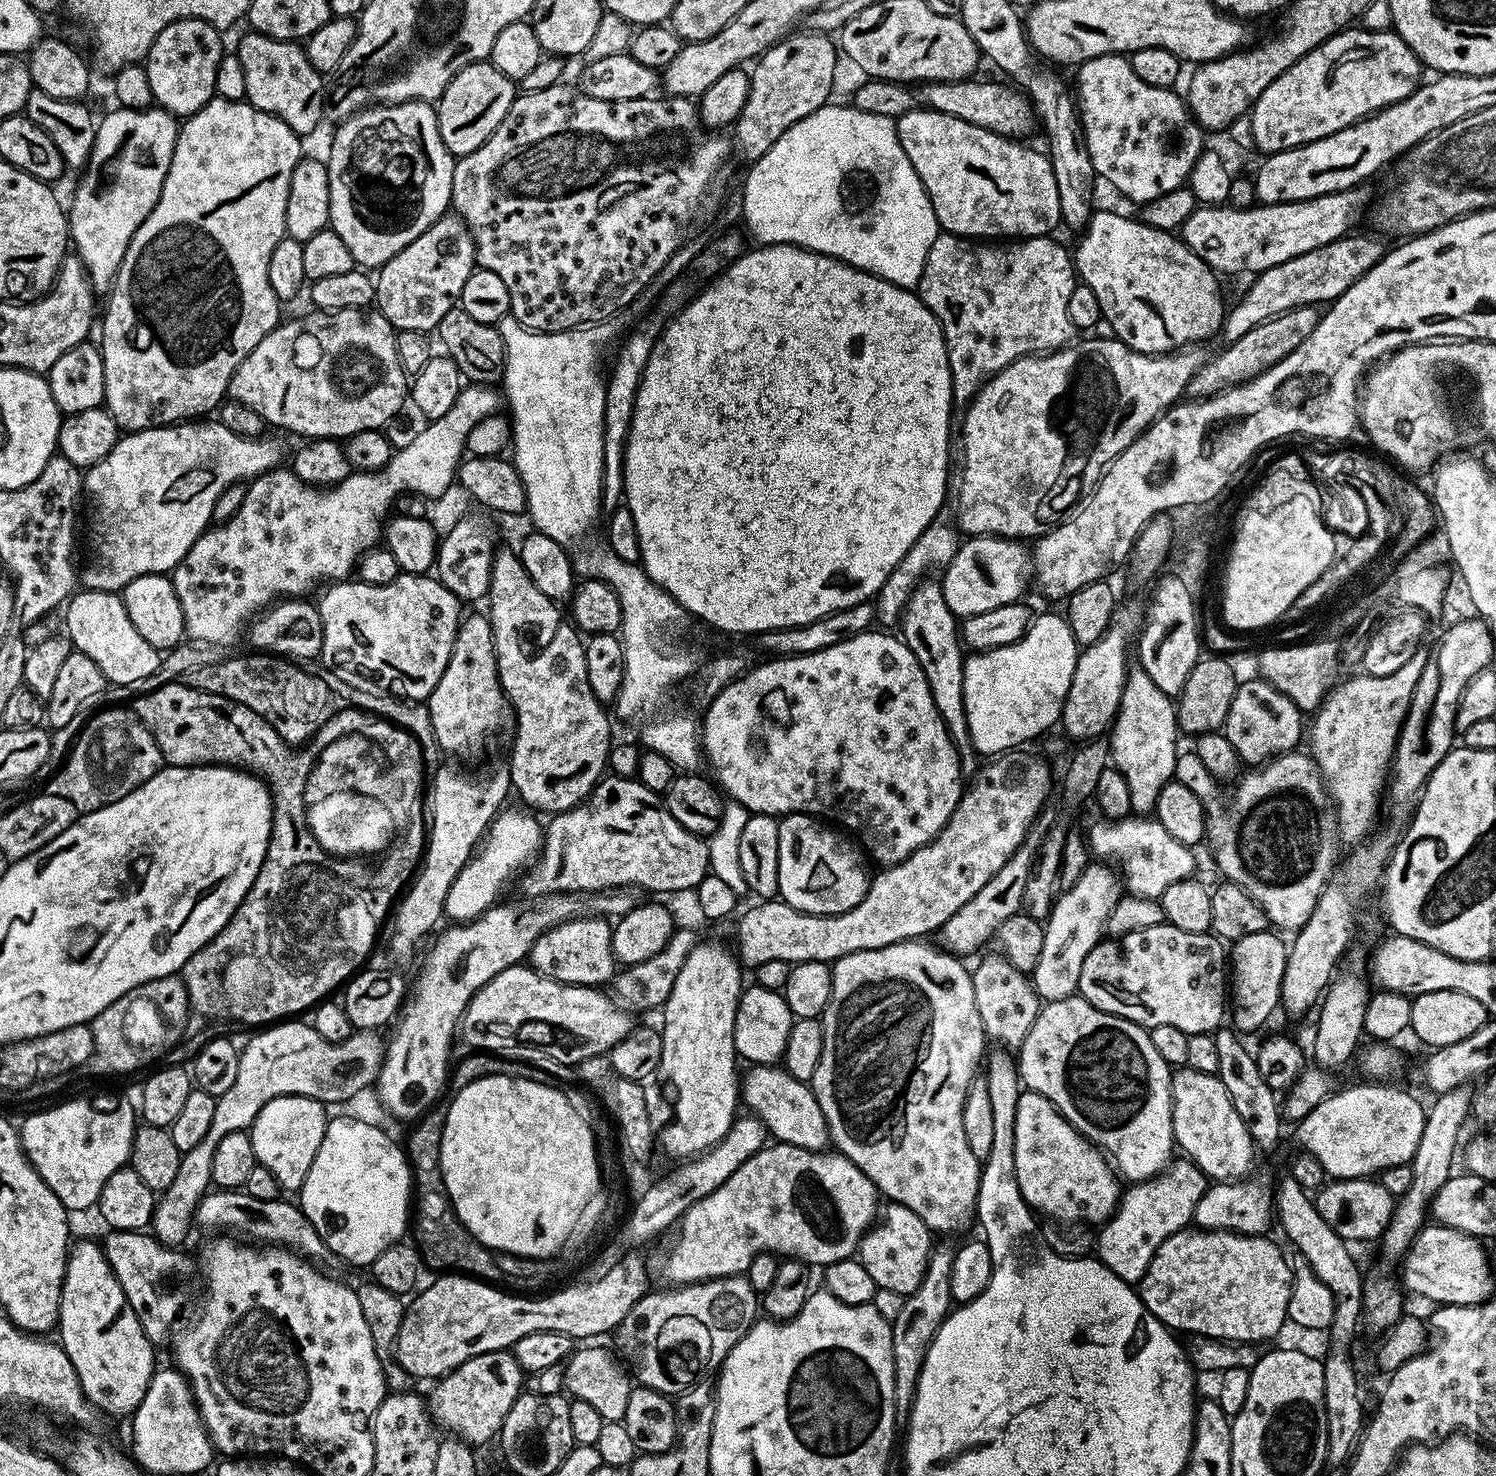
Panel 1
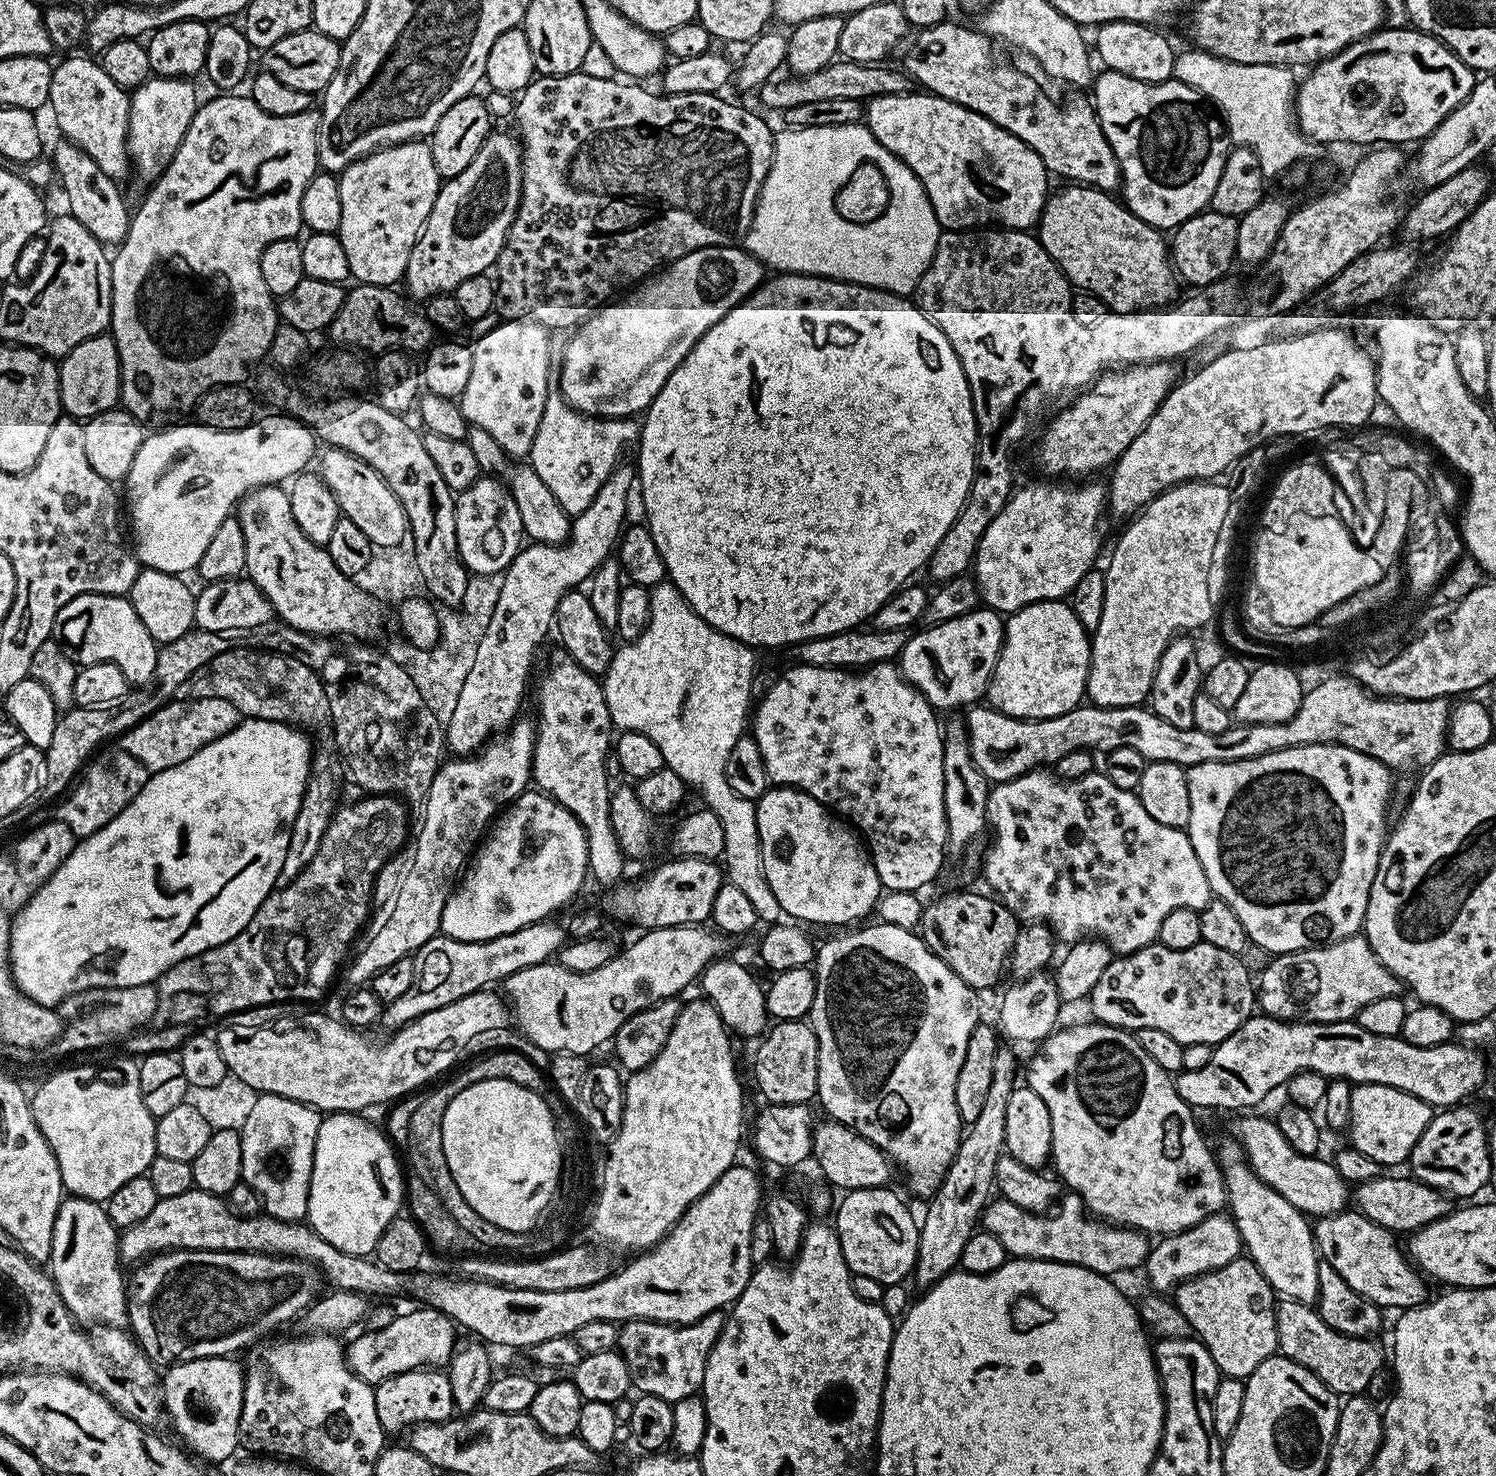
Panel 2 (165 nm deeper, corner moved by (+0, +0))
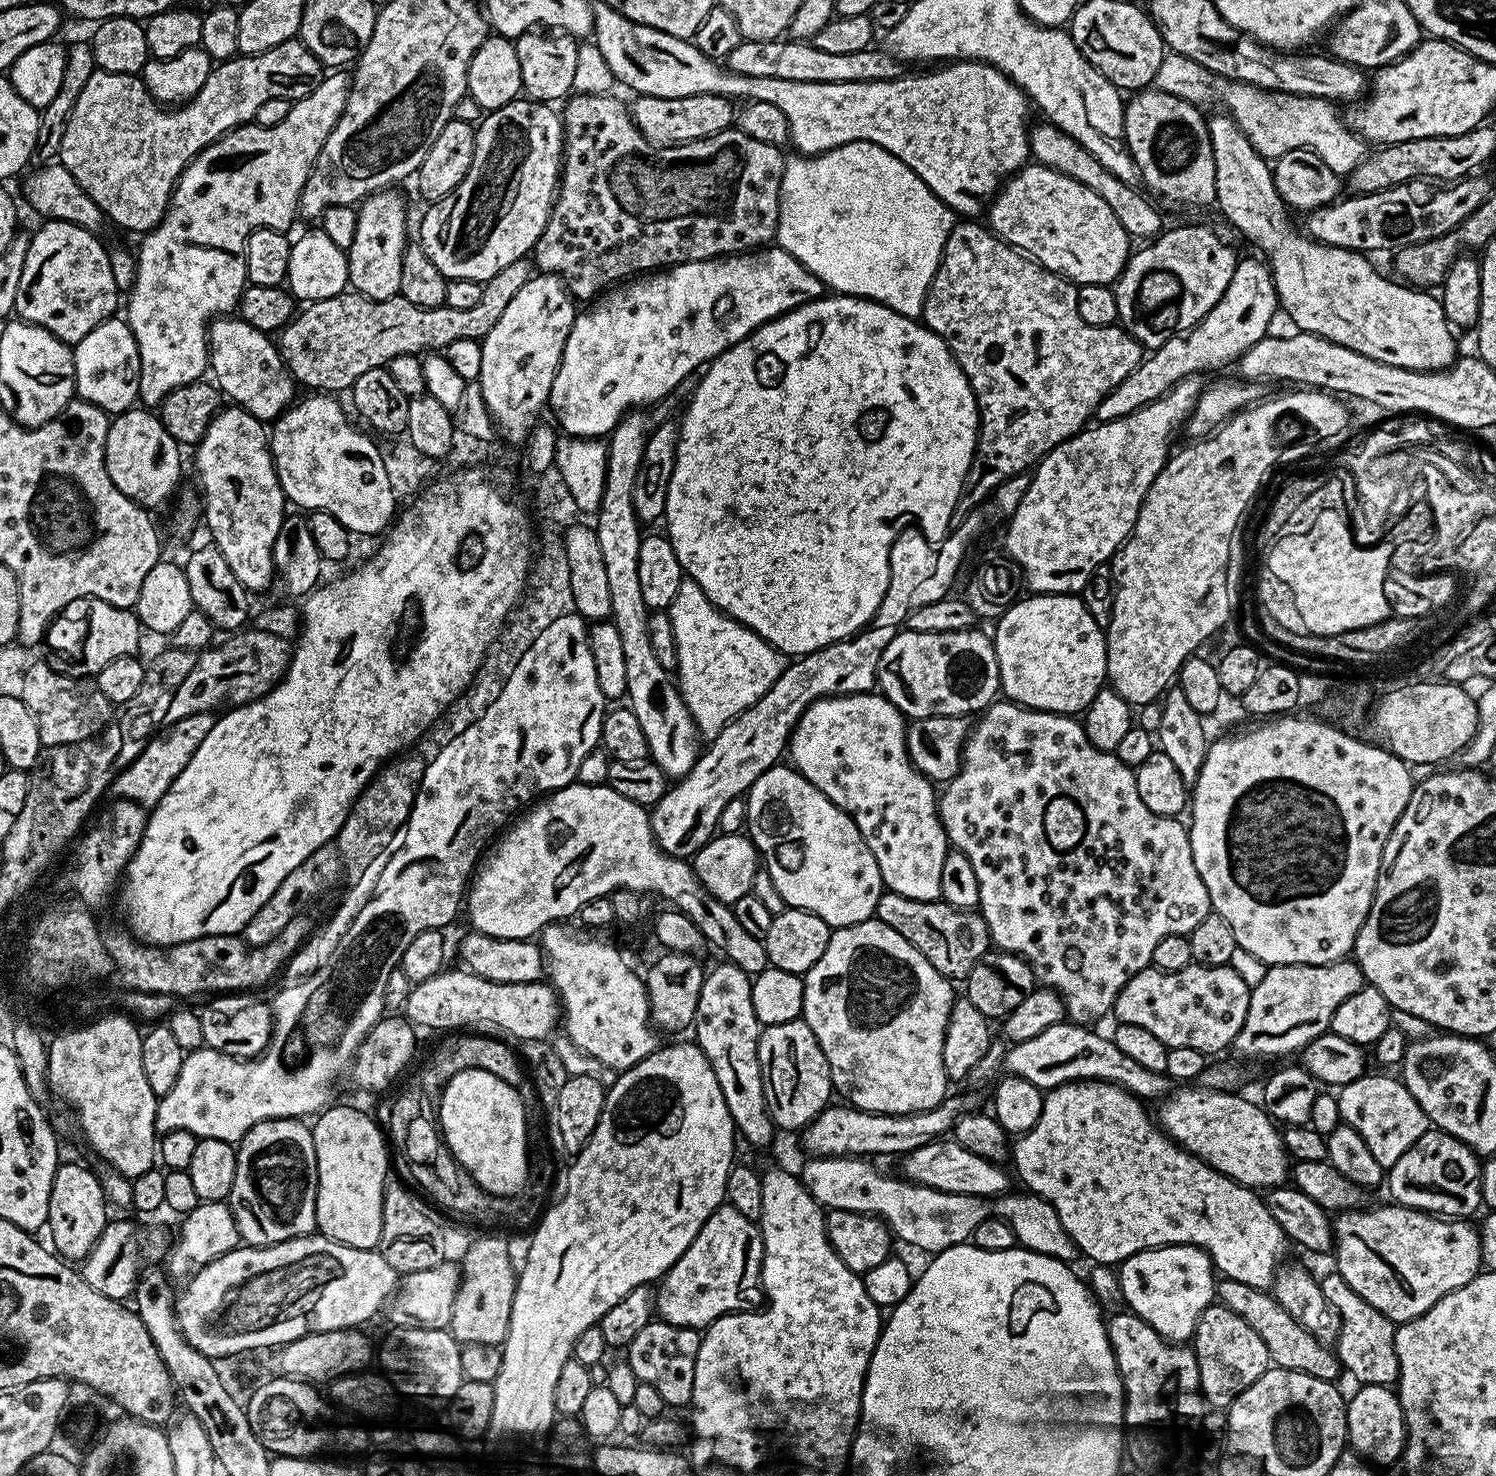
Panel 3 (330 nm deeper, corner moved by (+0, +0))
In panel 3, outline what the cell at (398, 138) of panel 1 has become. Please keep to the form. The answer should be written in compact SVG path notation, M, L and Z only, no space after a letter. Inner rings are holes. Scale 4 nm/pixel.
M381 190L373 192L371 196L365 196L358 205L358 211L356 213L358 218L358 230L354 230L354 242L350 242L350 246L346 249L348 253L348 282L349 285L355 291L359 292L362 296L369 296L371 300L385 300L391 296L400 295L400 283L402 282L402 254L404 249L408 247L410 243L410 237L408 237L408 208L404 205L402 197L396 193L396 190Z

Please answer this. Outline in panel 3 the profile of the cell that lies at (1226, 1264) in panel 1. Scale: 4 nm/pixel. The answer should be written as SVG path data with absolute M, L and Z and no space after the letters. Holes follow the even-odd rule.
M1214 1302L1202 1314L1196 1327L1194 1351L1200 1371L1200 1391L1203 1392L1205 1401L1216 1410L1228 1409L1236 1401L1238 1394L1242 1394L1242 1390L1258 1382L1258 1378L1262 1378L1262 1374L1270 1367L1266 1343L1262 1342L1262 1338L1258 1338L1258 1334L1254 1334L1251 1326L1246 1326L1244 1319L1234 1314L1234 1310L1219 1302Z

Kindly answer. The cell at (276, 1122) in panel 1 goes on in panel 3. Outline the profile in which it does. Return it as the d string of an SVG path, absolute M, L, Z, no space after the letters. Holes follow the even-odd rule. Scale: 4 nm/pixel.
M303 1119L264 1120L256 1124L239 1141L236 1150L236 1173L234 1186L227 1198L227 1205L234 1214L238 1234L245 1245L254 1248L269 1248L271 1244L286 1242L290 1238L311 1236L316 1227L316 1151L312 1129Z

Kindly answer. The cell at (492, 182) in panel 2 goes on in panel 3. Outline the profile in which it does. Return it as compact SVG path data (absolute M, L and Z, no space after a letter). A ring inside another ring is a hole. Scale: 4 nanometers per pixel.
M517 98L510 101L506 106L491 109L475 129L474 158L470 162L470 170L466 170L466 178L462 178L462 182L458 182L458 186L449 196L427 205L428 213L420 220L418 243L424 247L426 254L430 254L430 262L434 262L434 266L438 266L438 270L442 270L442 274L449 280L478 280L483 282L494 278L494 274L498 274L498 270L510 266L510 262L525 259L529 255L528 251L531 253L541 243L541 236L552 213L553 203L557 196L557 187L561 181L562 153L564 150L562 116L557 109L555 112L552 108L555 107L548 102L537 102L531 98Z

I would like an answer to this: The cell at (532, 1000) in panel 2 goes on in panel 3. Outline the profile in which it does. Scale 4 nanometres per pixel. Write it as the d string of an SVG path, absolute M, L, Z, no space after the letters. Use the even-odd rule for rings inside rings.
M445 970L438 973L434 978L415 985L408 1001L403 1006L402 1012L405 1017L417 1029L423 1028L452 1028L448 1030L460 1030L463 1026L471 1026L474 1022L492 1022L514 1034L516 1041L526 1039L538 1039L547 1041L557 1031L558 1021L562 1016L562 1009L558 1003L555 988L548 982L537 982L534 984L523 984L522 982L490 982L478 974L467 970L451 972Z

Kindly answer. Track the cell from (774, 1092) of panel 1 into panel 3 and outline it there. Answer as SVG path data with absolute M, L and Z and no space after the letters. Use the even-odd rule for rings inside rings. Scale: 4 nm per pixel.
M941 1138L918 1150L906 1152L902 1157L902 1163L904 1163L903 1179L950 1194L995 1198L1005 1195L1010 1188L1008 1176L1000 1169L1003 1167L999 1163L966 1150L952 1138Z

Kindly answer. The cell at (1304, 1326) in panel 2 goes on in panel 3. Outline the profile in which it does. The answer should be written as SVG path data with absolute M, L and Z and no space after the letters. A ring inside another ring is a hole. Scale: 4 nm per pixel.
M1224 1278L1217 1283L1216 1294L1219 1303L1225 1304L1238 1318L1246 1322L1246 1326L1254 1329L1254 1334L1262 1338L1266 1343L1269 1361L1277 1368L1298 1370L1310 1374L1314 1378L1322 1378L1323 1381L1334 1382L1342 1374L1340 1360L1327 1346L1320 1344L1310 1330L1306 1330L1295 1320L1288 1311L1276 1301L1271 1291L1246 1286L1246 1282L1234 1282Z

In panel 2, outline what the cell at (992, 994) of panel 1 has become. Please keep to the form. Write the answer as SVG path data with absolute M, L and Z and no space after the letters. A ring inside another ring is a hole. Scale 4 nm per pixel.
M1002 1050L994 1058L994 1082L990 1082L990 1090L986 1102L982 1106L982 1114L967 1125L960 1137L960 1145L946 1170L944 1180L927 1201L928 1213L919 1221L920 1245L914 1269L914 1281L920 1290L927 1290L939 1282L943 1276L957 1271L962 1249L970 1242L972 1233L977 1231L985 1208L994 1196L998 1158L1005 1155L1006 1149L1006 1102L1010 1102L1010 1094L1017 1087L1016 1056L1008 1050Z

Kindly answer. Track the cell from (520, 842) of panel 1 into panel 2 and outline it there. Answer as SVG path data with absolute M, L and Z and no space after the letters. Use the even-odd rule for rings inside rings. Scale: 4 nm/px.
M525 790L499 813L494 827L475 849L462 879L453 887L442 910L440 932L462 942L482 942L537 924L566 907L579 894L580 879L588 875L588 839L578 818L546 793Z

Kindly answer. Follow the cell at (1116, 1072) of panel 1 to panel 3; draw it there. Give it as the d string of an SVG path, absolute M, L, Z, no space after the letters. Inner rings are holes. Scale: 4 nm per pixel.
M1076 1080L1072 1084L1063 1084L1051 1089L1045 1095L1042 1114L1038 1122L1028 1132L1019 1137L1020 1140L1011 1145L1010 1160L1016 1163L1016 1172L1025 1189L1033 1196L1041 1196L1043 1200L1049 1200L1062 1222L1062 1226L1068 1232L1068 1237L1076 1243L1077 1249L1084 1252L1092 1259L1093 1265L1106 1264L1119 1266L1126 1258L1138 1254L1147 1248L1165 1248L1168 1244L1193 1244L1203 1252L1207 1252L1212 1258L1212 1263L1221 1277L1234 1282L1246 1282L1246 1286L1254 1286L1265 1290L1271 1289L1272 1281L1276 1279L1276 1270L1285 1263L1284 1244L1286 1237L1284 1232L1274 1222L1267 1204L1253 1189L1244 1184L1234 1182L1229 1176L1224 1176L1218 1170L1211 1168L1206 1162L1202 1162L1197 1156L1190 1155L1186 1149L1181 1148L1176 1141L1166 1135L1163 1128L1155 1119L1148 1117L1145 1101L1139 1096L1111 1084L1109 1080Z

